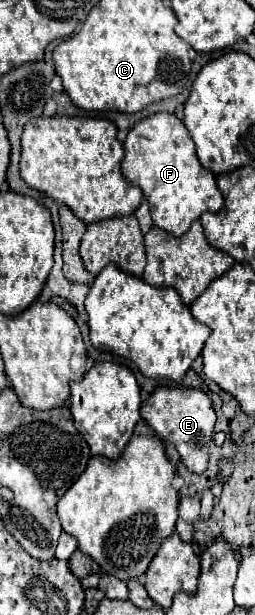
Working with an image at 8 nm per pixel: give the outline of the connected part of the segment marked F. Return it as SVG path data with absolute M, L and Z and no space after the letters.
M161 112L137 122L129 130L123 148L123 176L143 190L157 228L181 236L203 212L221 210L223 196L215 184L215 176L201 166L195 156L195 144L175 114Z

